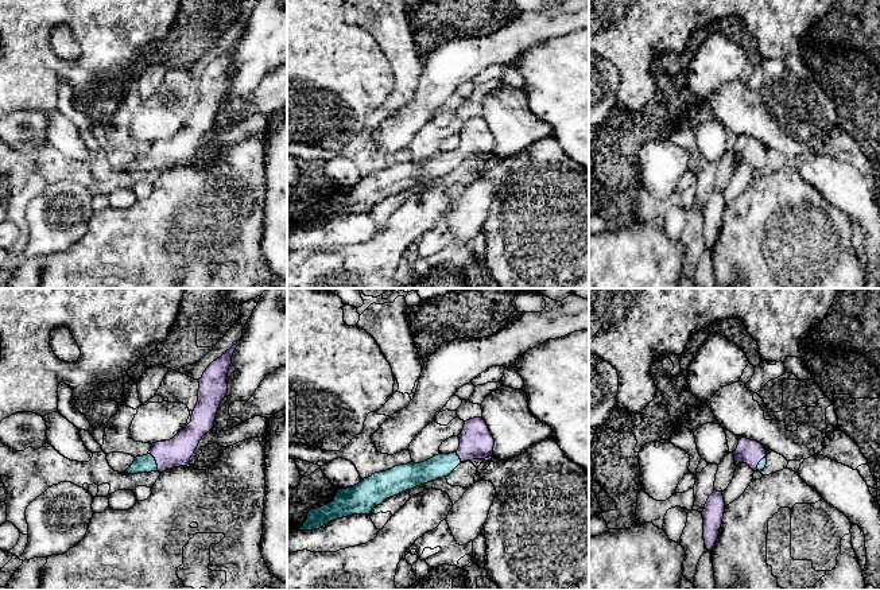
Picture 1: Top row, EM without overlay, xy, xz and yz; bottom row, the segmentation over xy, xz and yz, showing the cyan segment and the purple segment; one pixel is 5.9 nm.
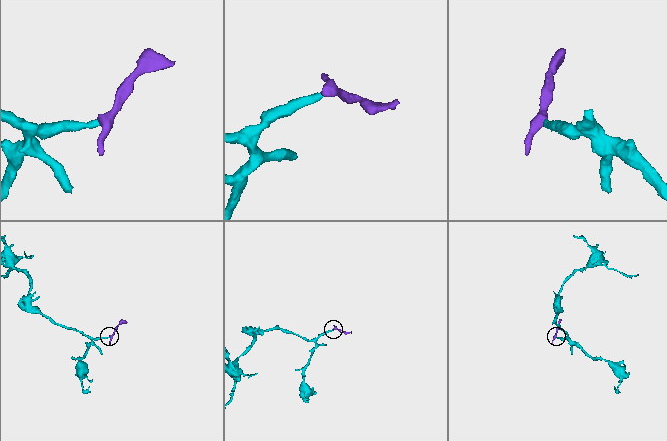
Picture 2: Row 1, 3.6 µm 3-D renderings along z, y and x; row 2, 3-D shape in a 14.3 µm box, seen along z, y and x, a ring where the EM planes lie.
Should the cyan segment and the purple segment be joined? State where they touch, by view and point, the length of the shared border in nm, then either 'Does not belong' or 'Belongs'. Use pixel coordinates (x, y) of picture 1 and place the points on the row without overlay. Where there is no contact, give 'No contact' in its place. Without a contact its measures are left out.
Touches cyan at xy (155, 160). Shared border 120 nm. Belongs

